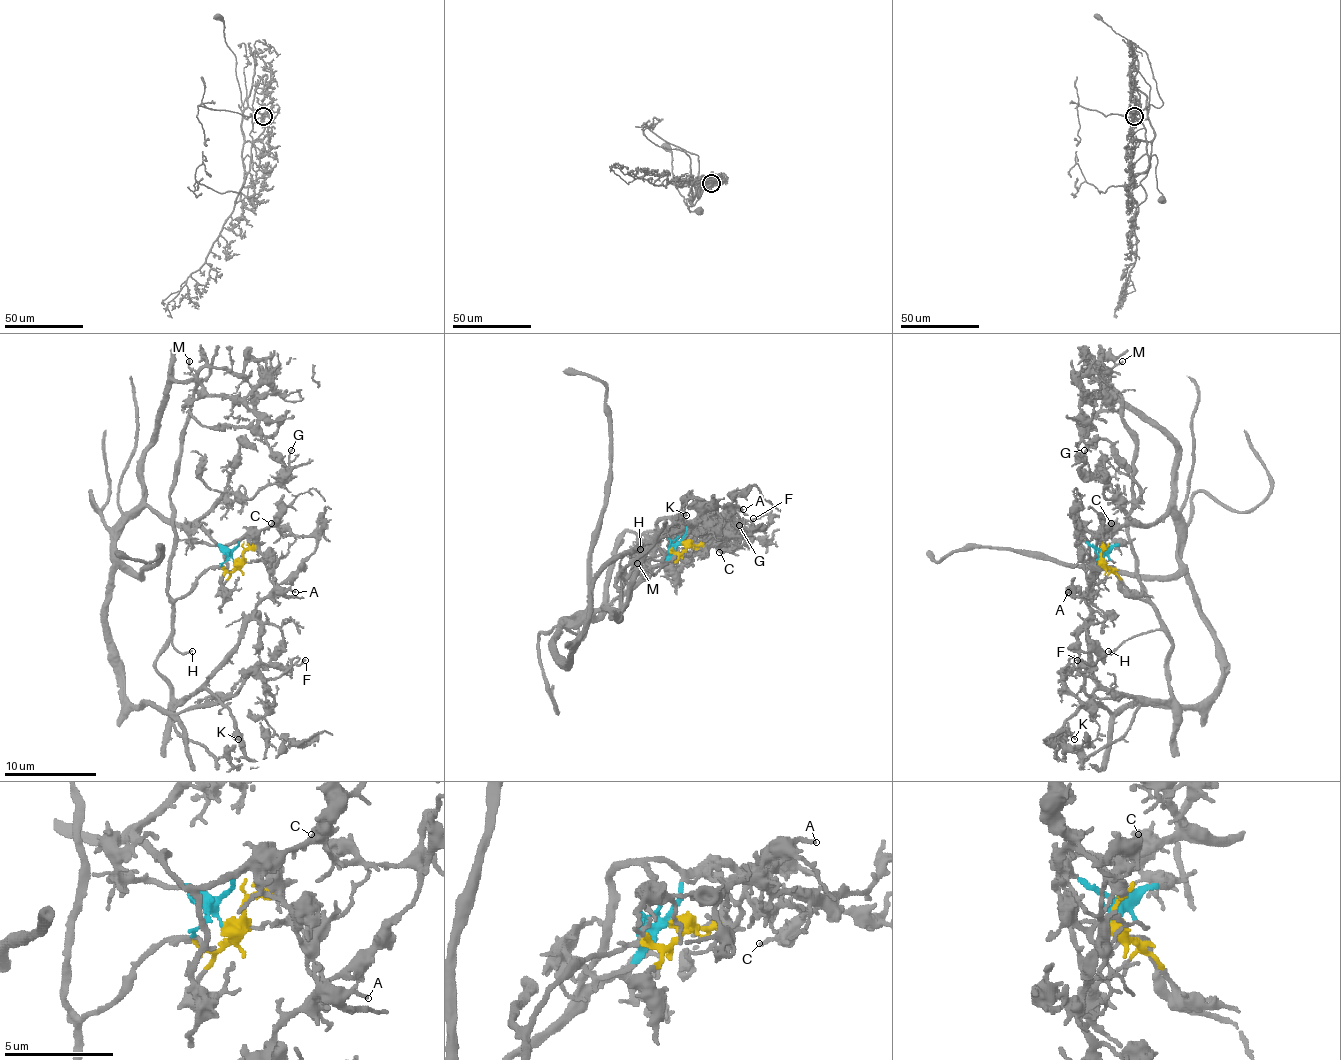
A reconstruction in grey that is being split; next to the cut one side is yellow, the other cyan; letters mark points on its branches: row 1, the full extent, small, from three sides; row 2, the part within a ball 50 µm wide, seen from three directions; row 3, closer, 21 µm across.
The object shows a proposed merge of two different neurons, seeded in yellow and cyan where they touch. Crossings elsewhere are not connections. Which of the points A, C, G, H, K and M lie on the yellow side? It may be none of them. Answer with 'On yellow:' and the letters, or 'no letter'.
On yellow: A, H, K

